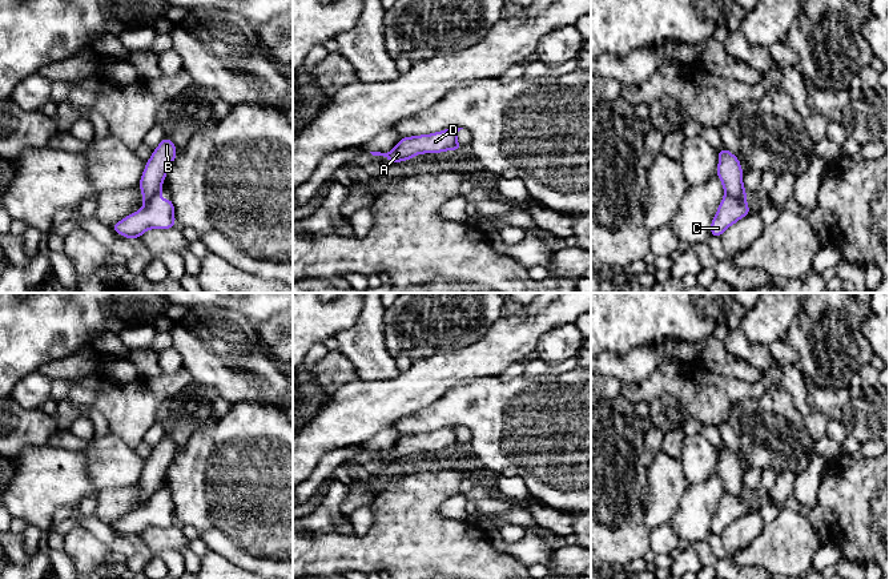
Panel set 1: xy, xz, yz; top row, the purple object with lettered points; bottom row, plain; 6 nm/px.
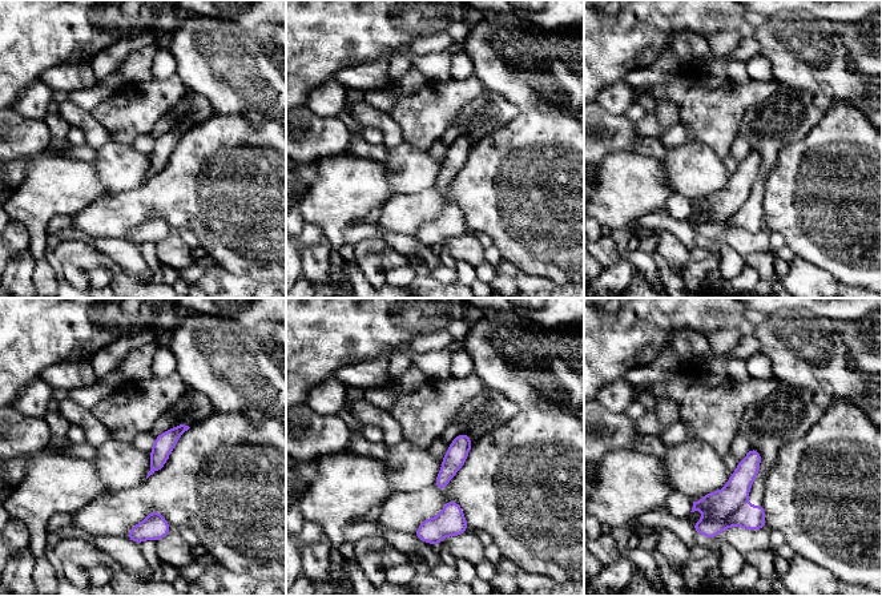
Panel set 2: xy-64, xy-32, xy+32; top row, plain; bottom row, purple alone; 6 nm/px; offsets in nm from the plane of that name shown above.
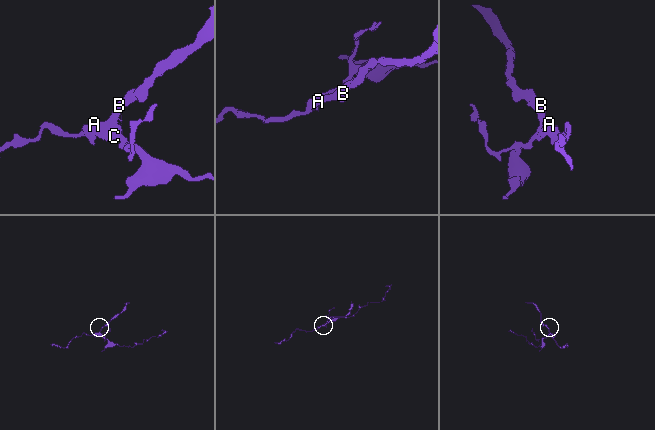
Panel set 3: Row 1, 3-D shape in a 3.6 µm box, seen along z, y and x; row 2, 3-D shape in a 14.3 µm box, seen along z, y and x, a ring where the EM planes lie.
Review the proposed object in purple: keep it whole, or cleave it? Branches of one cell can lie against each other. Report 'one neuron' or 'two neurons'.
two neurons

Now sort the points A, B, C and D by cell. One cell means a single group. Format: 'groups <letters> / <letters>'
groups A B D / C

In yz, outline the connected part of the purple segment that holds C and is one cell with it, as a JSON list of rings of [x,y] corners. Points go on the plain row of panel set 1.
[[[724,492],[717,510],[711,520],[711,534],[720,535],[729,524],[751,510],[745,496]]]

